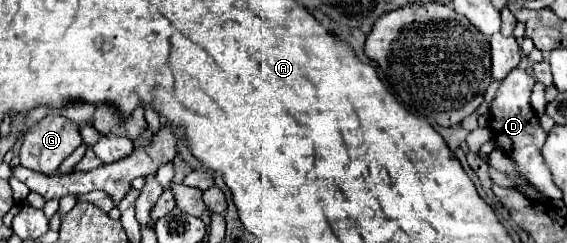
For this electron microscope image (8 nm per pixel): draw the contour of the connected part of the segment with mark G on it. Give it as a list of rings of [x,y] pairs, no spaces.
[[[50,114],[24,132],[20,164],[42,174],[54,174],[82,138],[78,126],[60,114]]]

